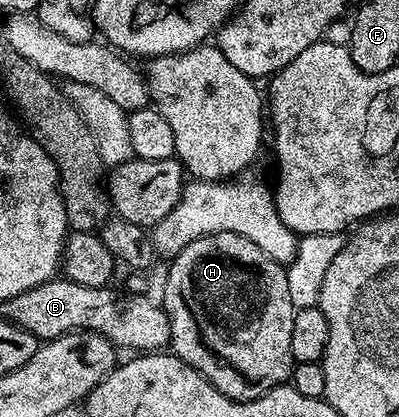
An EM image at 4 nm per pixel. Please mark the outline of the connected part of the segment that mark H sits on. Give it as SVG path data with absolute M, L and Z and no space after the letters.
M215 231L213 235L198 237L190 241L190 245L183 247L169 263L172 264L169 265L168 276L164 279L162 306L164 312L170 317L171 354L179 357L183 363L190 365L198 373L202 373L202 377L206 377L210 385L218 389L218 393L231 399L258 399L271 387L279 387L291 380L294 360L290 349L290 333L294 329L294 317L298 309L290 301L290 288L286 286L285 264L266 257L266 253L262 253L262 249L258 249L258 245L250 241L250 237L242 237L233 231Z

